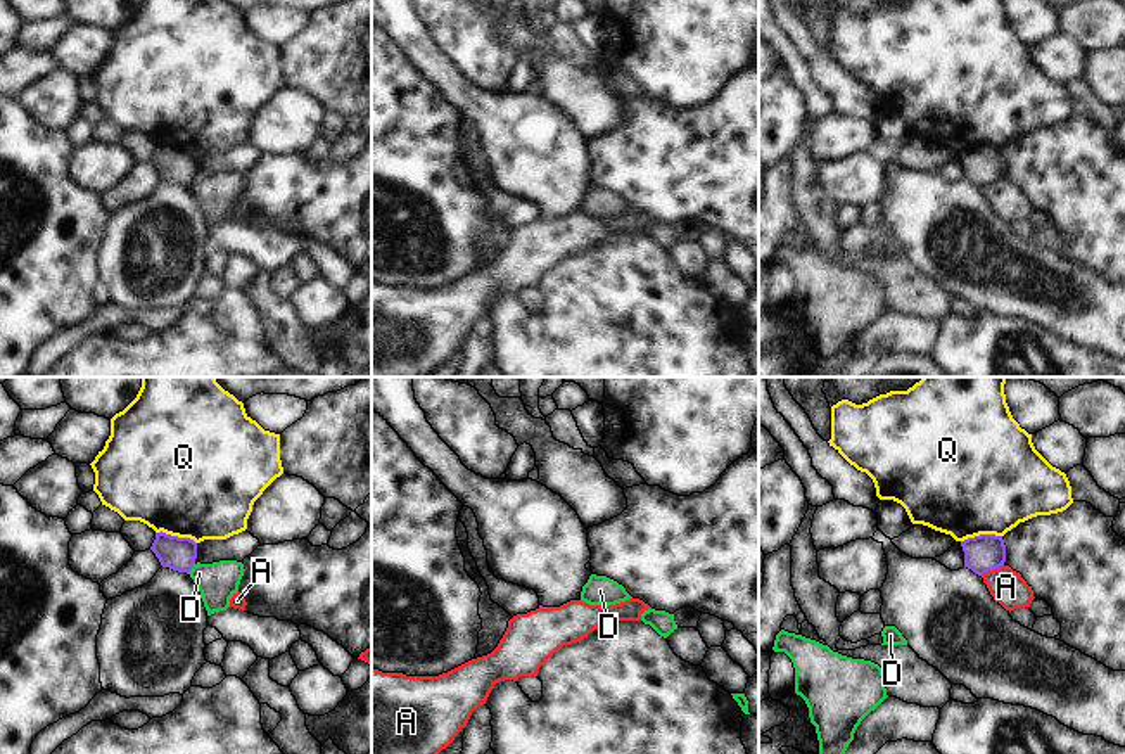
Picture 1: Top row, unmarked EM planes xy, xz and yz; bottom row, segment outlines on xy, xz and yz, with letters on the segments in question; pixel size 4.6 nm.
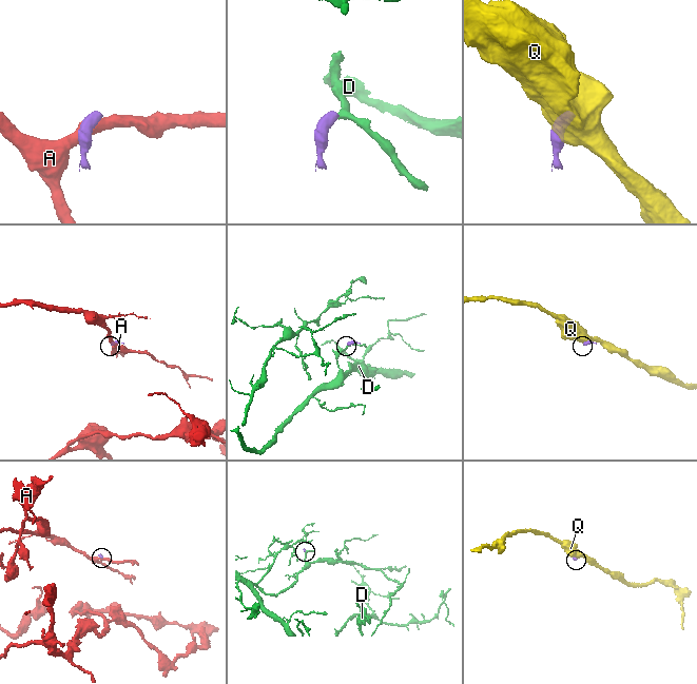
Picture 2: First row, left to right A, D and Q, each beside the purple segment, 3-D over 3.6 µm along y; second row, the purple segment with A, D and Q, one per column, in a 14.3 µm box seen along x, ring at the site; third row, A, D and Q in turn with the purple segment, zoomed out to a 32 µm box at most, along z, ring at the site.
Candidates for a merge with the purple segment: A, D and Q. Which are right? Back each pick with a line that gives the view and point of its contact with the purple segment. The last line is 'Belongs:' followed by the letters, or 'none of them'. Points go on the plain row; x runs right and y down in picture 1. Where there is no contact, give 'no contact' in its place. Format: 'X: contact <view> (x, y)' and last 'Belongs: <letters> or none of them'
Belongs: none of them

